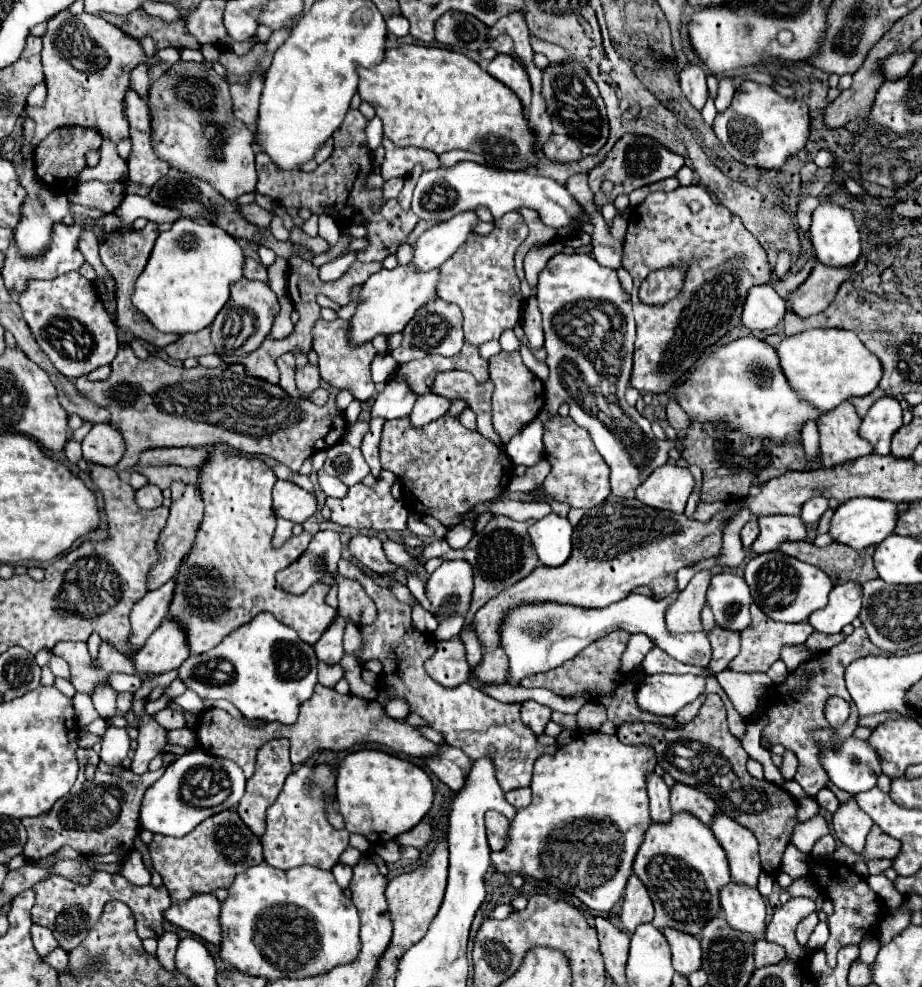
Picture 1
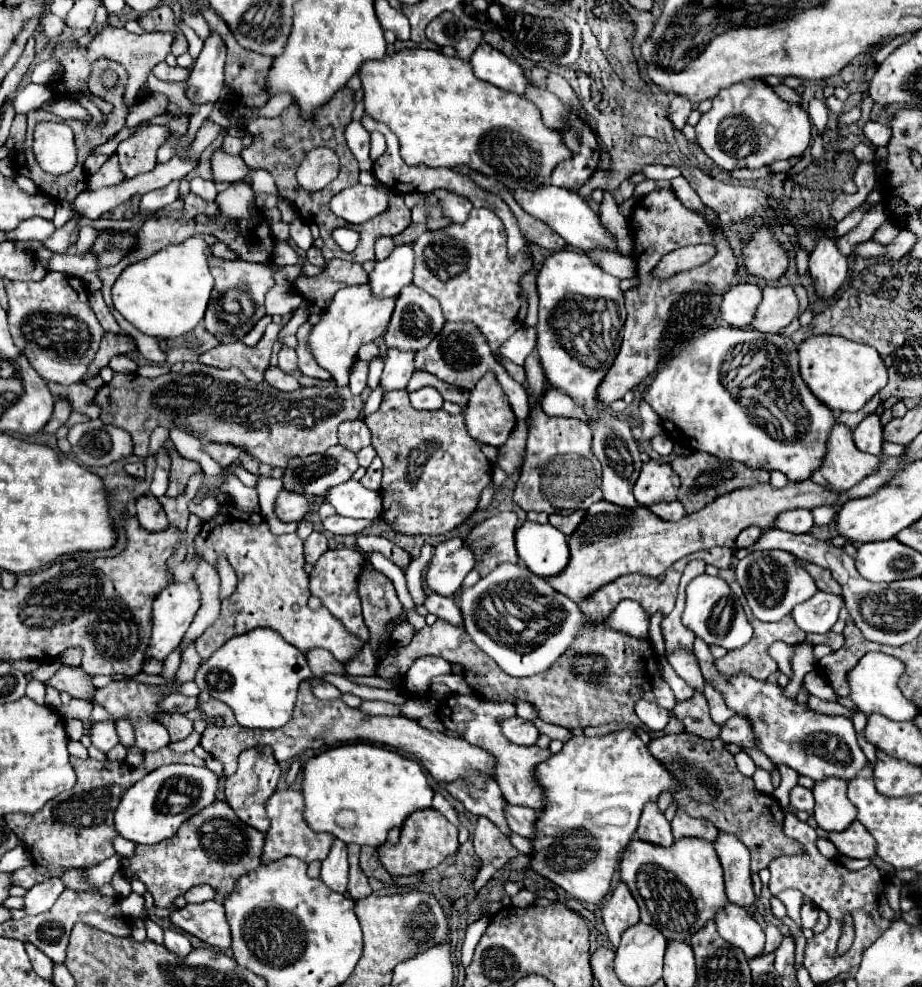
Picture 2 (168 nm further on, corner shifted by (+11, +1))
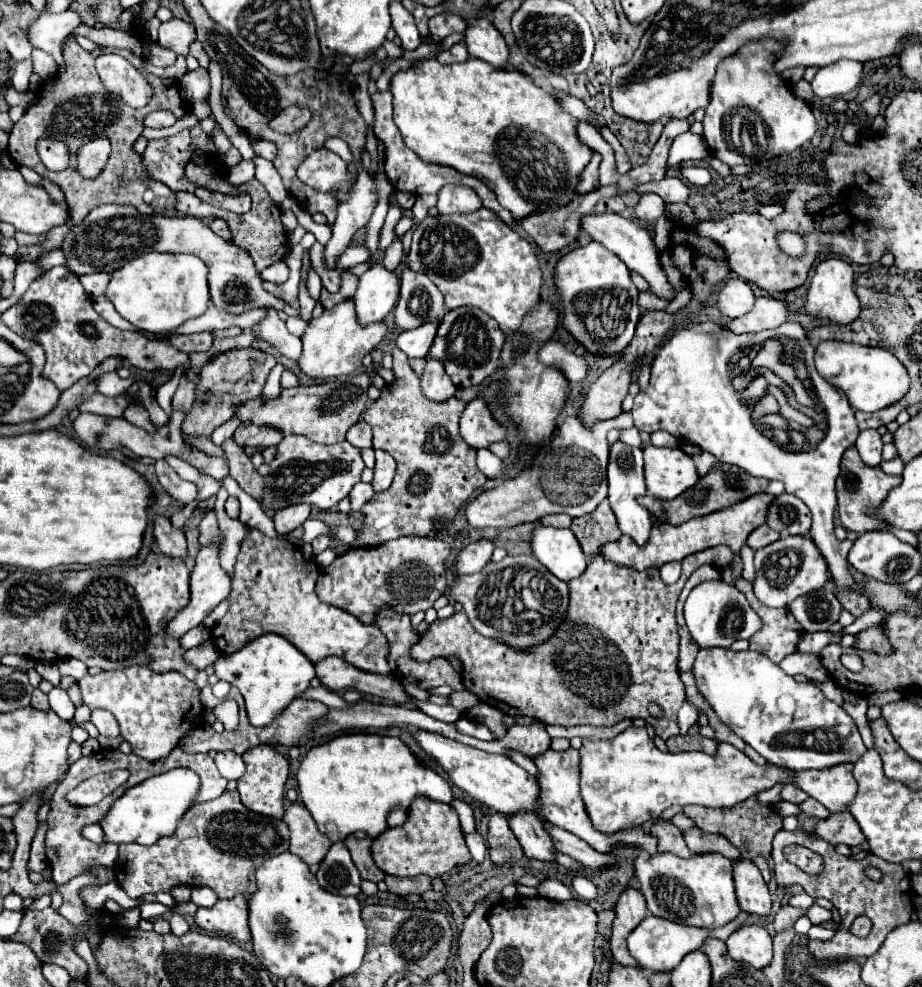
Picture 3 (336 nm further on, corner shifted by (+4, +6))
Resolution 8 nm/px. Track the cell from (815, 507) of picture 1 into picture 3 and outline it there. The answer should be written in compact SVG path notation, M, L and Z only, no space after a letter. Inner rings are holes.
M780 494L776 496L766 512L766 524L776 532L788 534L806 534L810 530L810 510L794 494Z

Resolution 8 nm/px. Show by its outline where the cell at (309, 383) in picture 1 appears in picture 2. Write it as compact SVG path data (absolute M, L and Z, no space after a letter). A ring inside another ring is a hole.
M281 347L281 351L279 351L279 369L285 371L285 373L293 373L295 369L299 369L297 367L297 355L295 355L293 349Z

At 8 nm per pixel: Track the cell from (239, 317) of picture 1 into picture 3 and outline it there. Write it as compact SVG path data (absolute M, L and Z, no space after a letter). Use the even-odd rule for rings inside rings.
M104 204L94 208L80 224L72 226L64 236L60 250L66 256L66 266L72 274L84 276L94 272L112 274L132 258L146 252L186 252L196 254L208 266L210 298L216 308L228 312L246 310L246 294L268 294L262 288L262 278L254 268L246 250L216 236L202 220L194 216L146 216L134 206Z

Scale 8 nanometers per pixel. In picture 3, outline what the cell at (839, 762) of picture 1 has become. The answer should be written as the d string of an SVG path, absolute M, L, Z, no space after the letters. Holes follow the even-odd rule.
M704 648L696 656L692 672L700 694L708 700L720 722L726 724L756 752L760 752L770 764L784 766L794 772L814 770L814 768L830 768L844 762L854 764L866 752L866 746L852 718L842 710L842 706L834 704L822 694L818 682L806 682L806 684L796 682L778 664L770 662L764 654L752 650L734 652L728 648Z

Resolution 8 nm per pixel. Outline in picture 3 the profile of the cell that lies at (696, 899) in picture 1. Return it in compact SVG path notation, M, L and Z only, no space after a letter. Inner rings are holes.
M640 854L634 868L636 878L642 884L640 892L644 894L648 910L654 916L684 926L720 928L740 914L732 880L732 862L720 854L698 854L688 860L674 854L656 854L644 862Z

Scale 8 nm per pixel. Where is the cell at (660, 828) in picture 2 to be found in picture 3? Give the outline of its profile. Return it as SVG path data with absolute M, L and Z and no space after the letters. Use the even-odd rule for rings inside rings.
M656 822L650 826L650 832L658 838L658 852L672 852L680 858L690 858L692 852L688 850L682 830L668 822Z

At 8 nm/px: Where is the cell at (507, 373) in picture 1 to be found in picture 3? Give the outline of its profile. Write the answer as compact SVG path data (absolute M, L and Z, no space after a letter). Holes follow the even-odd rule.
M476 398L468 402L462 418L460 418L460 434L464 442L472 448L488 448L494 442L504 440L506 428L500 426L490 410L486 408L482 398Z

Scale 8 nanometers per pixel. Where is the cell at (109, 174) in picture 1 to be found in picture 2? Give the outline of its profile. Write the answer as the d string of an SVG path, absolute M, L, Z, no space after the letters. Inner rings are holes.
M55 99L55 101L47 101L43 105L45 111L59 115L63 119L77 119L77 121L91 121L91 115L87 109L83 109L77 101L71 99Z

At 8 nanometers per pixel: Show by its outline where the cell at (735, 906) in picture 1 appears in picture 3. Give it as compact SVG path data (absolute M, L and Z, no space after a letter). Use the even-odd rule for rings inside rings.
M742 926L730 934L726 946L730 958L754 970L764 970L772 962L772 936L762 926Z

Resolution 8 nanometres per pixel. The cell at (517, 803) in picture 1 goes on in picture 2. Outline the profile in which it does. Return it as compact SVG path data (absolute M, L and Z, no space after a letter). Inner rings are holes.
M507 803L507 823L521 837L533 837L533 823L537 819L537 811L531 807L515 807Z

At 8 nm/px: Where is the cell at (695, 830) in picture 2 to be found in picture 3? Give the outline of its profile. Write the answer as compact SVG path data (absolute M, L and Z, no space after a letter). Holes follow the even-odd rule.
M692 828L692 830L684 832L684 838L686 838L686 844L688 844L688 848L690 848L692 854L714 852L714 854L722 854L722 856L730 858L732 862L740 860L738 850L724 836L720 836L720 834L704 834L702 830Z

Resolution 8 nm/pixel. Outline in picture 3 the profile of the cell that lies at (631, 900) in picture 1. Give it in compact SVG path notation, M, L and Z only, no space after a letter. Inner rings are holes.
M628 888L620 894L616 906L616 920L612 926L612 938L610 938L610 948L614 954L614 960L622 966L634 966L640 968L638 962L634 962L634 958L628 952L626 946L626 938L628 934L648 916L646 910L646 900L642 898L642 894L634 888Z

